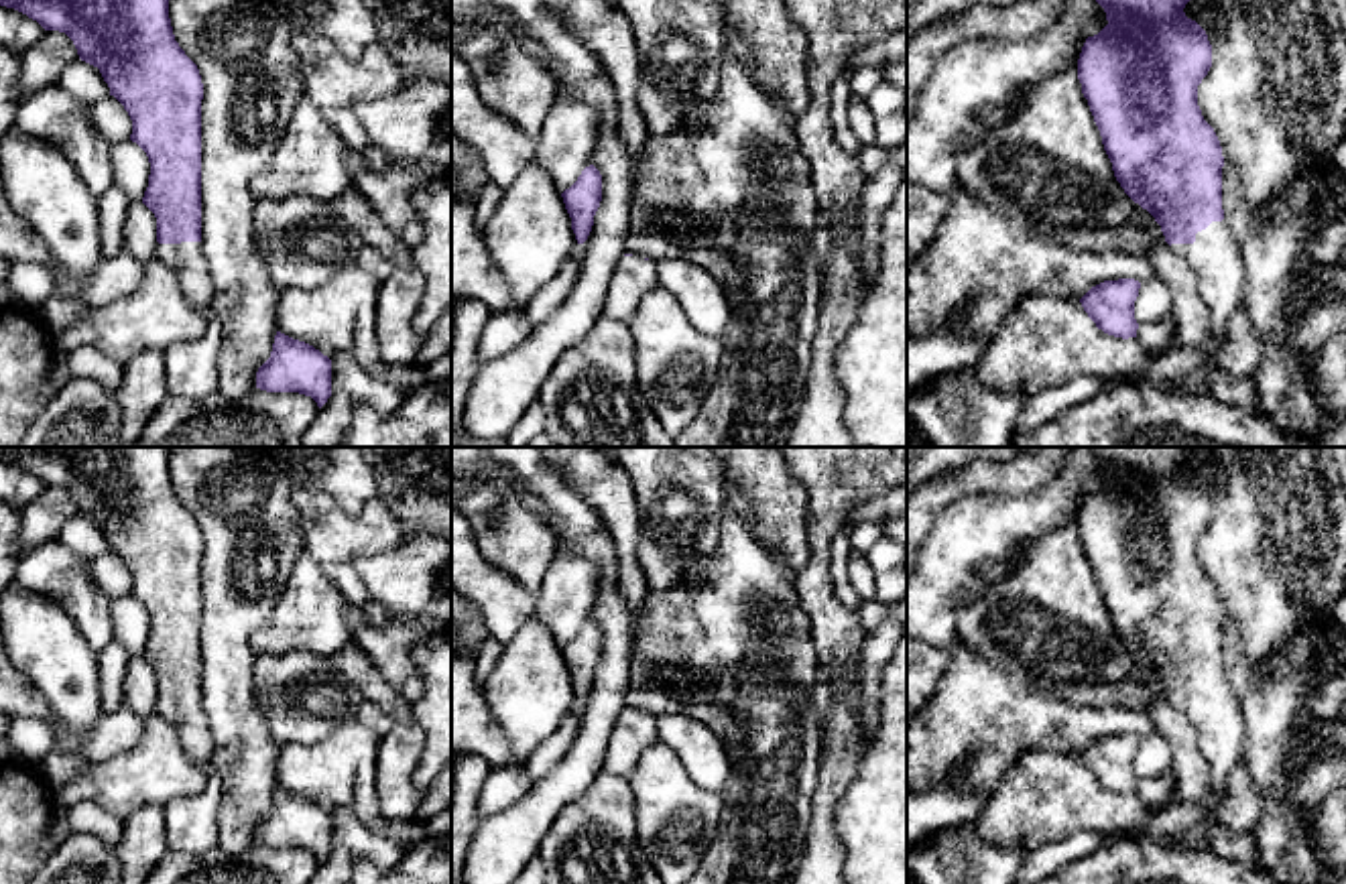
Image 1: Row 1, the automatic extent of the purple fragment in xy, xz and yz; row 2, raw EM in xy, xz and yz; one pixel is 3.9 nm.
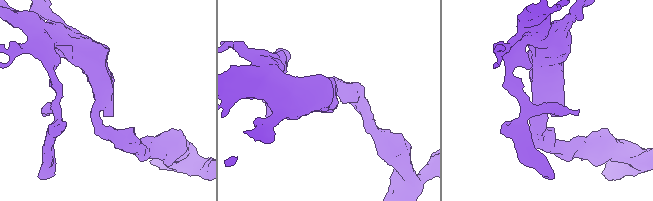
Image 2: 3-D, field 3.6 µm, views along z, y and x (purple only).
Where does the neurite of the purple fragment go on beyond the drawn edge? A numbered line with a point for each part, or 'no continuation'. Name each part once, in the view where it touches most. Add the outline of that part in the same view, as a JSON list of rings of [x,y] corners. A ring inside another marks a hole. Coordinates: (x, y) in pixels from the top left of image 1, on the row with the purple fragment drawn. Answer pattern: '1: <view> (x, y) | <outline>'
1: yz (1214, 257) | [[[1212,222],[1196,234],[1194,244],[1171,244],[1187,266],[1196,272],[1200,293],[1212,313],[1212,345],[1226,341],[1228,321],[1238,311],[1244,297],[1244,264],[1240,248],[1228,224]]]

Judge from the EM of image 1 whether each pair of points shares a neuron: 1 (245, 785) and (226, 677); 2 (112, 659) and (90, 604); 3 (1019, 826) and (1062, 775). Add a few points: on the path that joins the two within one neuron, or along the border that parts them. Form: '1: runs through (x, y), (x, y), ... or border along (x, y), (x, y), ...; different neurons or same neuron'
1: runs through (251, 759), (251, 730), (232, 712), (230, 704); same neuron
2: border along (112, 639), (98, 653); different neurons
3: runs through (1027, 813), (1054, 787); same neuron

